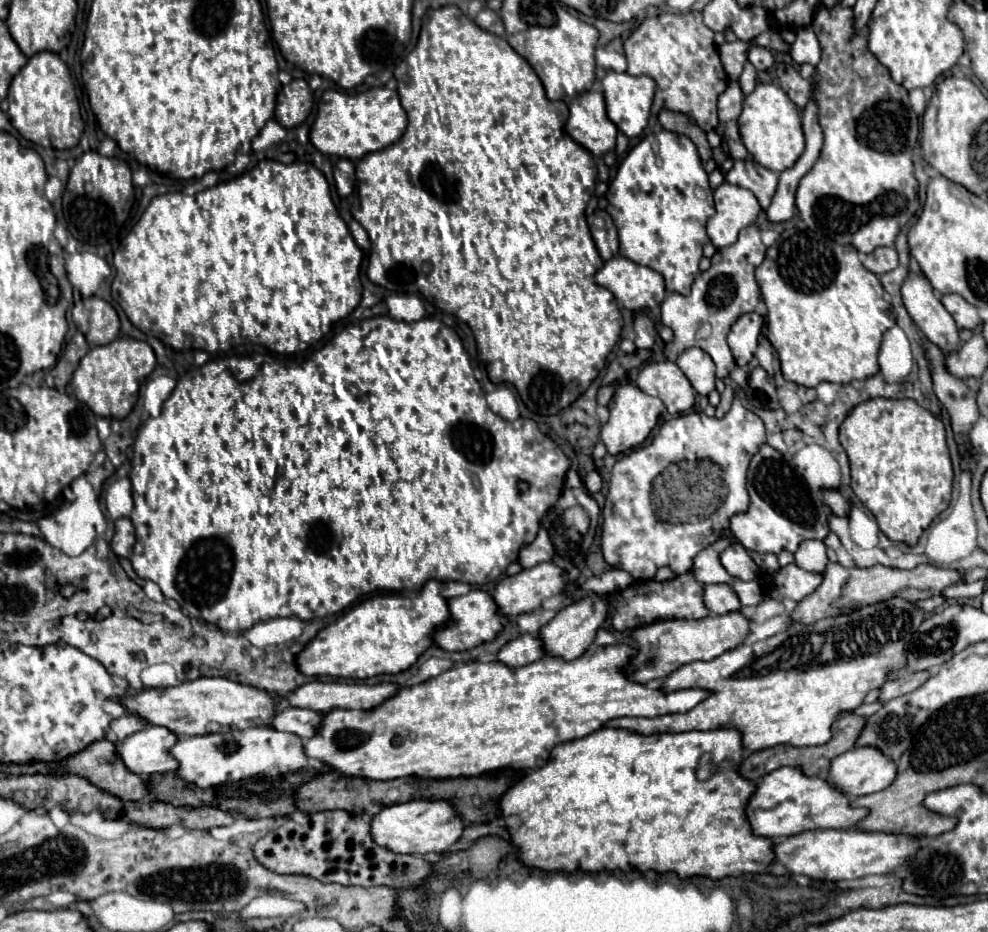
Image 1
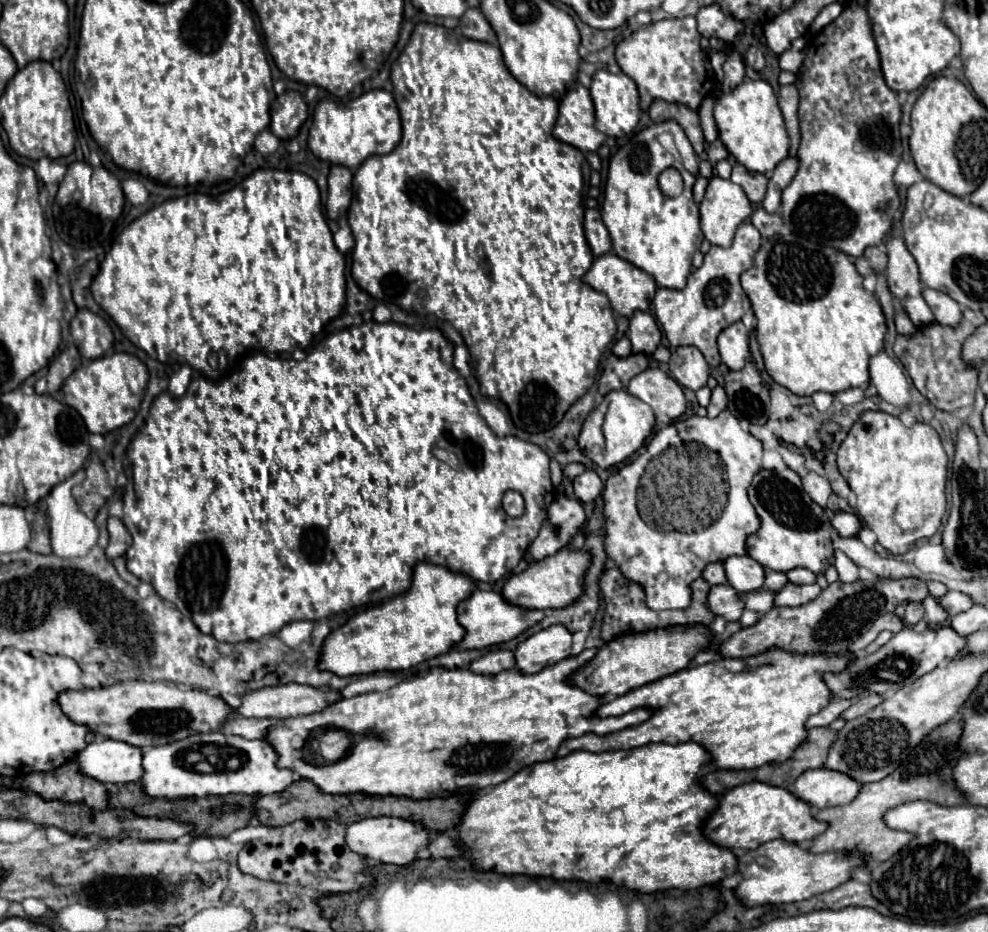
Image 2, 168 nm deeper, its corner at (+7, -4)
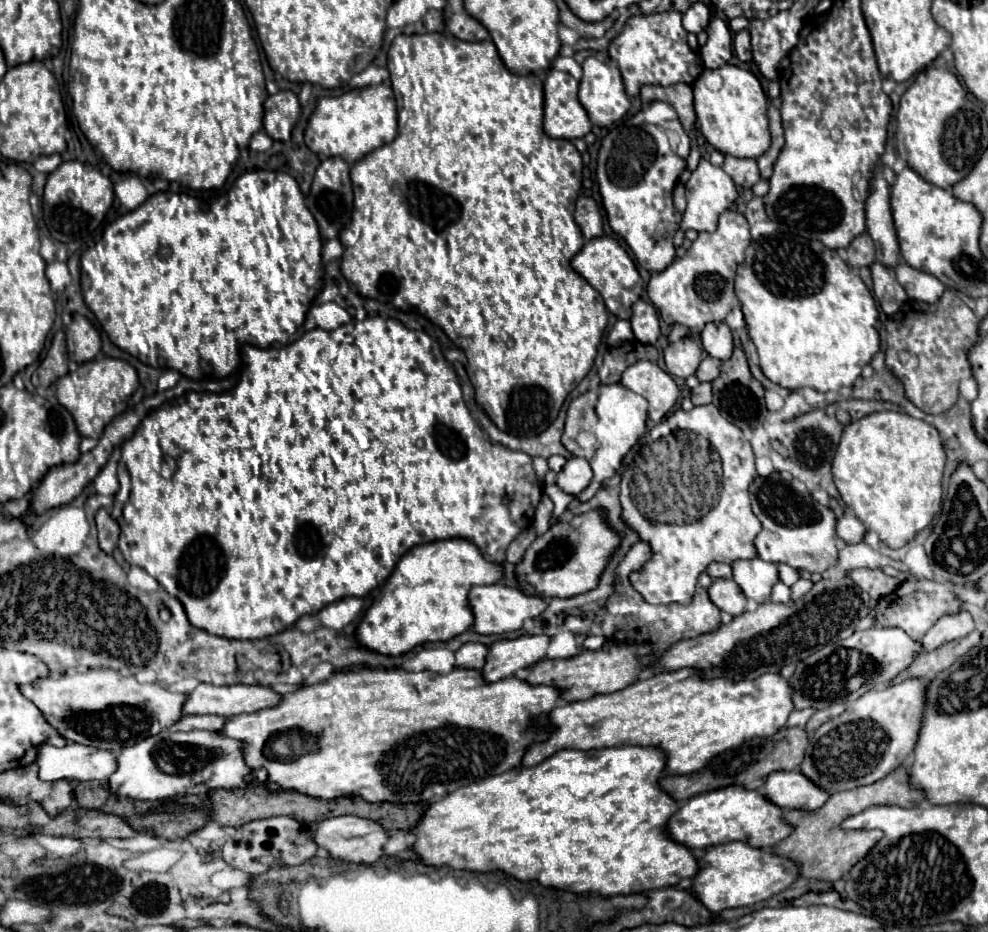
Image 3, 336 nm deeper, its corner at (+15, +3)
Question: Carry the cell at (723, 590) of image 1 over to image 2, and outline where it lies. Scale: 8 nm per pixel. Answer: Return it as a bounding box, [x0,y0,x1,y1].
[709,585,745,621]

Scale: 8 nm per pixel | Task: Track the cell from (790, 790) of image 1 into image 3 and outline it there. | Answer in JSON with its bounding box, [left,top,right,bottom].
[667,786,793,850]

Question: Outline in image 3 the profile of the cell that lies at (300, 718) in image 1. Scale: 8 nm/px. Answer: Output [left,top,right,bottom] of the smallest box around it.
[169,716,229,730]

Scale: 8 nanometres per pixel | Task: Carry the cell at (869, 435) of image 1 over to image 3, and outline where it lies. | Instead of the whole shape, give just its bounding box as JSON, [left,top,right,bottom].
[833,412,945,548]

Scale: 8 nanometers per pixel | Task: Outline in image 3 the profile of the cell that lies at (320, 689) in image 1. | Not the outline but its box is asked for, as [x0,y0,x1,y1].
[185,684,283,716]

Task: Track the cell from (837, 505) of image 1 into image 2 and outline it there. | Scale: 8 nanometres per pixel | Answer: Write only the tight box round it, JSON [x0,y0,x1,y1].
[831,511,861,537]

